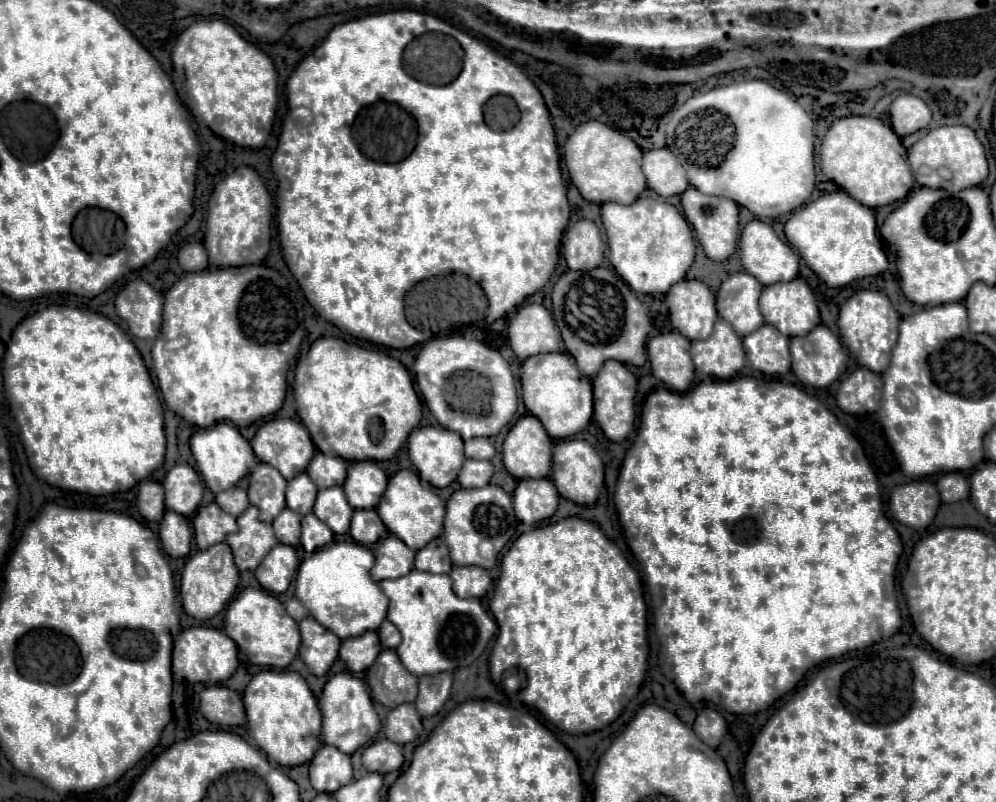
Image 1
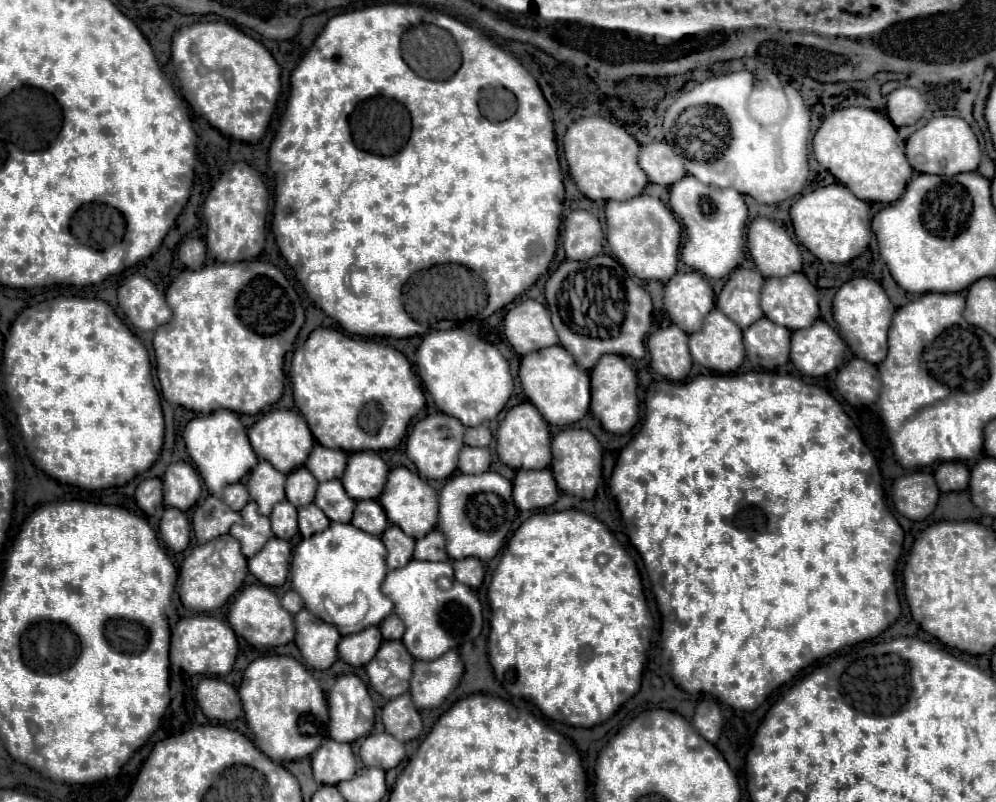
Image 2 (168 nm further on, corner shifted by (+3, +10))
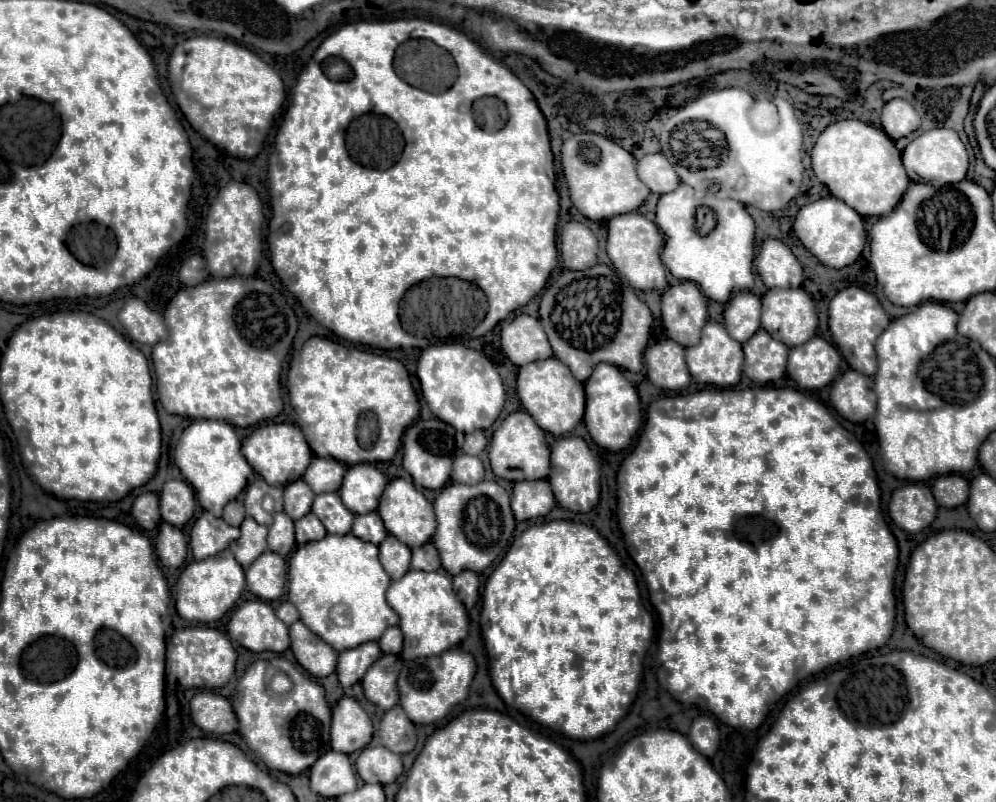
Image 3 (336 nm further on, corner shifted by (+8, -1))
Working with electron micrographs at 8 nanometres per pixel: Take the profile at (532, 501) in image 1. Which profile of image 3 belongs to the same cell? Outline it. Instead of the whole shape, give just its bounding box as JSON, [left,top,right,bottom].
[511,480,555,522]

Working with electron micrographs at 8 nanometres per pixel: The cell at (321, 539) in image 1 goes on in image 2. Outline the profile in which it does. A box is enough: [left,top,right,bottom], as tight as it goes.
[298,503,330,537]

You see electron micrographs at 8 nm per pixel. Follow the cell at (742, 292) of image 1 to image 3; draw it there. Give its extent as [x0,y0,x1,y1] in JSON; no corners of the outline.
[723,290,761,342]

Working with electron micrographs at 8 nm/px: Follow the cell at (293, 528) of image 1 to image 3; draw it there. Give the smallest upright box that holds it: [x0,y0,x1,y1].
[267,512,295,558]

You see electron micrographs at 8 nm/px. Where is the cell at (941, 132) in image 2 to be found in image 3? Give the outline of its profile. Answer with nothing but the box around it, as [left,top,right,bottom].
[903,128,969,186]

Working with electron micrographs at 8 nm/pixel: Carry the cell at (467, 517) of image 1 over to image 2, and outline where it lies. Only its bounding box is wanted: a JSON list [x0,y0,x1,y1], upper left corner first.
[436,471,518,561]

